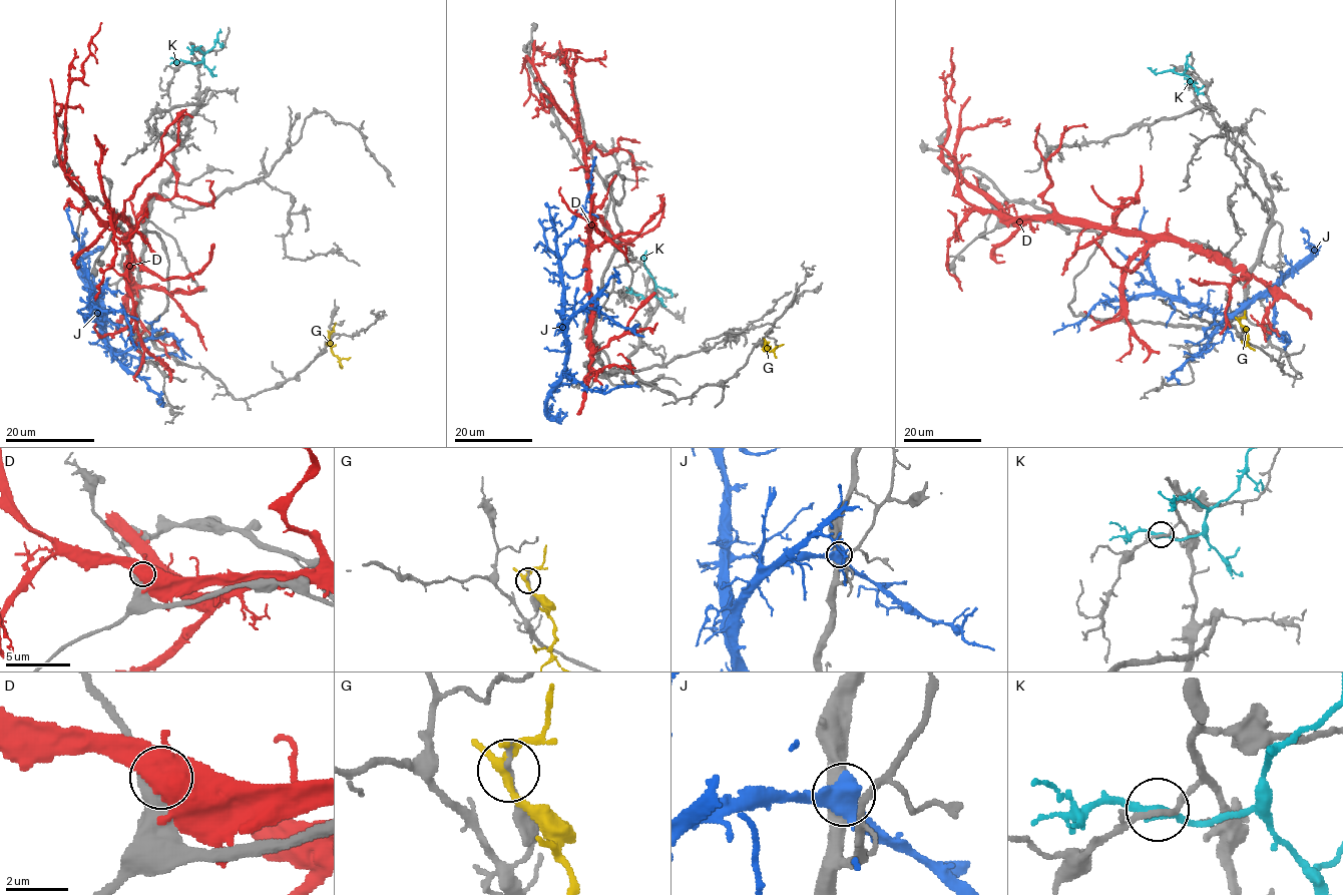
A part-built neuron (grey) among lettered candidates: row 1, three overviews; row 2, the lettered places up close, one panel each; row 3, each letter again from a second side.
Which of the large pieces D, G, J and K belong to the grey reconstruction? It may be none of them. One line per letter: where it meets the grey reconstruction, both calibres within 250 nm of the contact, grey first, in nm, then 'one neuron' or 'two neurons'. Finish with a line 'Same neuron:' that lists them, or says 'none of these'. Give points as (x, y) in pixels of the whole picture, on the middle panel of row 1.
D: contact (575, 103); calibres 550 and 550 nm; two neurons
G: contact (765, 343); calibres 180 and 260 nm; two neurons
J: contact (597, 308); calibres 500 and 500 nm; two neurons
K: contact (641, 296); calibres 170 and 160 nm; two neurons
Same neuron: none of these

